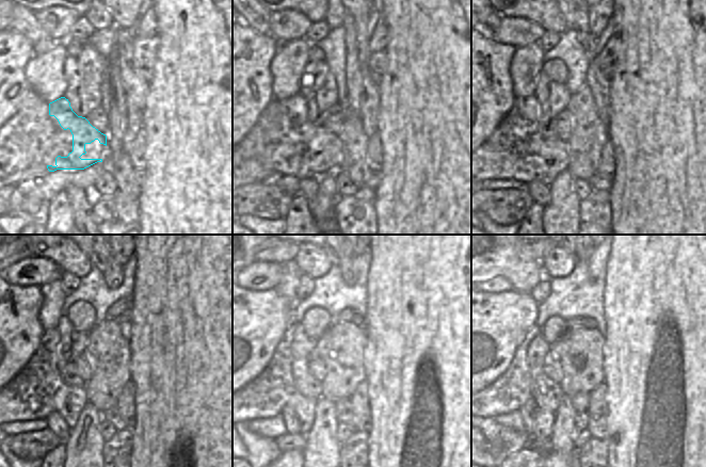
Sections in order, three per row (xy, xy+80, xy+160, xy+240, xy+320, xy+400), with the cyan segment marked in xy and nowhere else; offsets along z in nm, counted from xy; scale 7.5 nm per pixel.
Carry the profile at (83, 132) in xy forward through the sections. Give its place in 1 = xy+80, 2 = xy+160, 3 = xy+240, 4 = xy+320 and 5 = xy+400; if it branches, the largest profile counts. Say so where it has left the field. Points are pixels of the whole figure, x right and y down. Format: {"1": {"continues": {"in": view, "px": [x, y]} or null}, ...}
{"1": {"continues": {"in": "xy+80", "px": [269, 146]}}, "2": {"continues": {"in": "xy+160", "px": [503, 158]}}, "3": {"continues": {"in": "xy+240", "px": [32, 393]}}, "4": {"continues": {"in": "xy+320", "px": [263, 398]}}, "5": {"continues": {"in": "xy+400", "px": [512, 389]}}}

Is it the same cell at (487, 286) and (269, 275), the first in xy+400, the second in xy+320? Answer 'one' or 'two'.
one

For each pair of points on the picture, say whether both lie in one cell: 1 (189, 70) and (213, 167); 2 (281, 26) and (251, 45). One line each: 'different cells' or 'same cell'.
1: same cell
2: different cells

